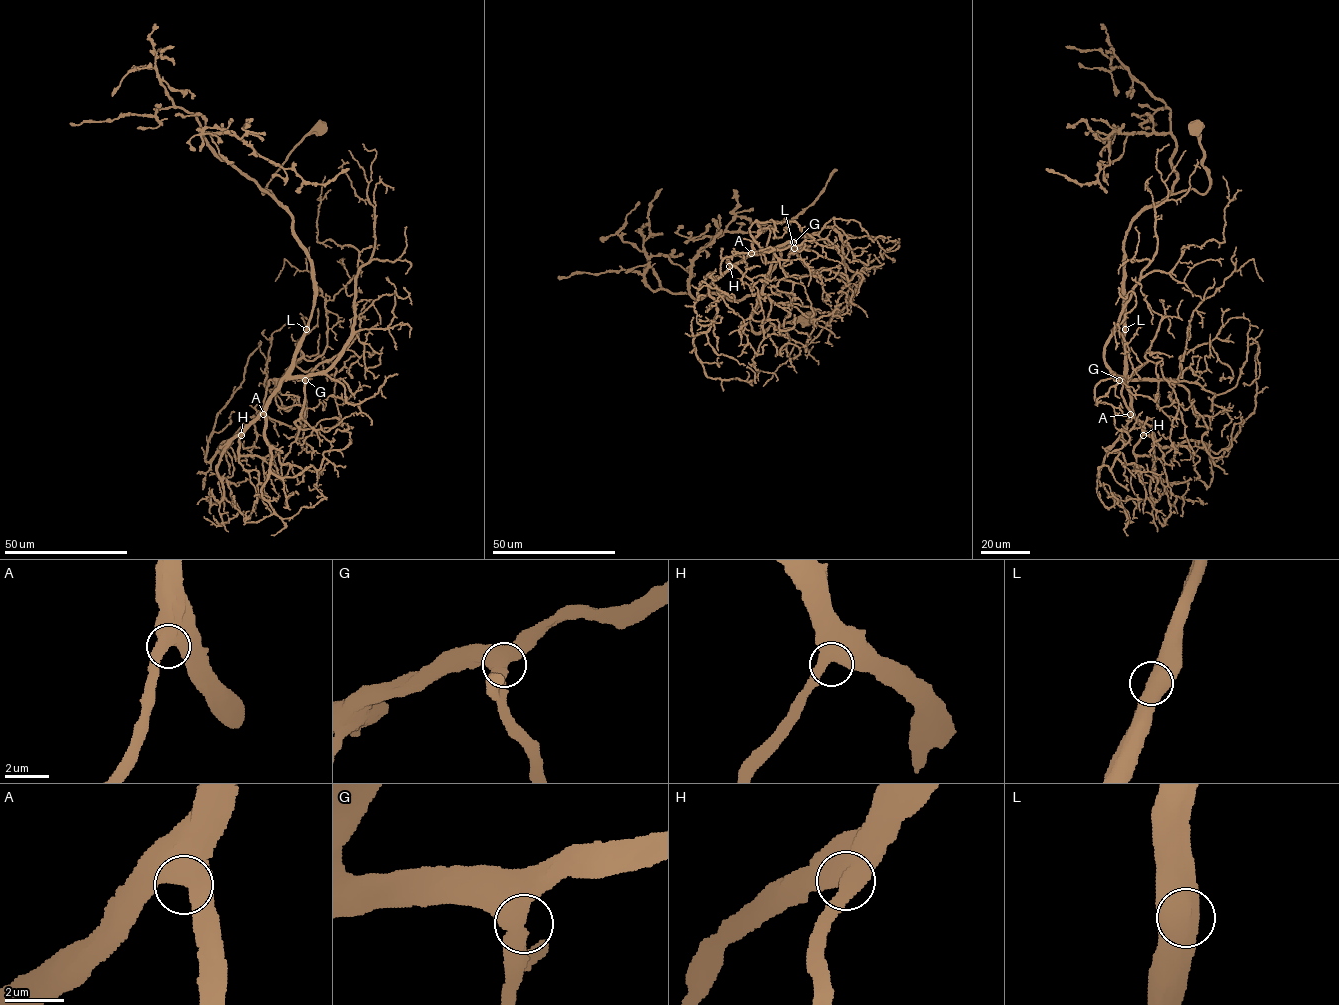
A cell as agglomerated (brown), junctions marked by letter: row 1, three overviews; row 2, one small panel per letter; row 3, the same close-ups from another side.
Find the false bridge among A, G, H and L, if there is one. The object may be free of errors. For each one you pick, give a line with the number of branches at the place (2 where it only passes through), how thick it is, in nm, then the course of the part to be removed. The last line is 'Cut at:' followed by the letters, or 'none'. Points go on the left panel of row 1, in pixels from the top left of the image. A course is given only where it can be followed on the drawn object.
Cut at: none

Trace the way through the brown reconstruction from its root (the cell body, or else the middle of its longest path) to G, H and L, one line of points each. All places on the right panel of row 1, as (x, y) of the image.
G: (1196, 127), (1209, 187), (1204, 193), (1189, 189), (1171, 194), (1148, 206), (1125, 235), (1124, 374), (1119, 380)
H: (1196, 127), (1209, 187), (1148, 206), (1124, 244), (1124, 378), (1130, 412), (1143, 435)
L: (1196, 127), (1209, 187), (1204, 193), (1189, 189), (1171, 194), (1148, 206), (1132, 222), (1124, 244), (1125, 329)

